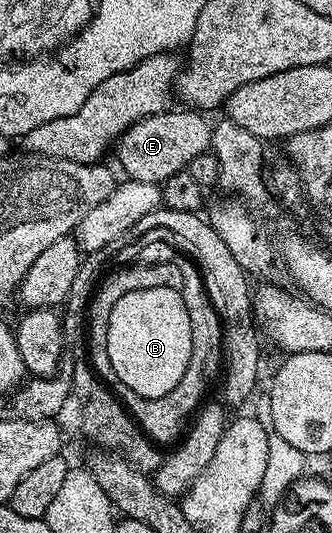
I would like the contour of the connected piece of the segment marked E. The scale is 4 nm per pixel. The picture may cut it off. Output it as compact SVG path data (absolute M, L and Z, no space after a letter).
M165 110L130 126L118 141L120 164L124 167L123 175L130 180L163 185L174 174L185 171L198 154L209 151L212 147L213 125L200 110L172 112Z

